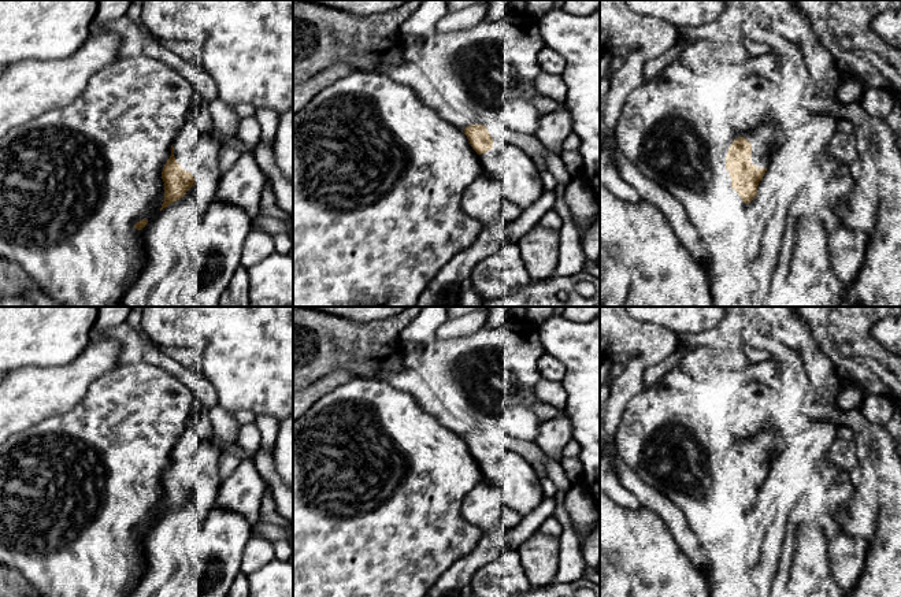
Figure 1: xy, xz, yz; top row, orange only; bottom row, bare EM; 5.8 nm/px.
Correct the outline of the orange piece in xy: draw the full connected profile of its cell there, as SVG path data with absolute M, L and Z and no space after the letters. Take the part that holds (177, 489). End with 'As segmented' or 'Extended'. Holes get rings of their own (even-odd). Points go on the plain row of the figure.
M185 430L162 478L164 509L160 518L182 505L204 483L220 481L215 472L219 455L220 448L214 437L203 440L194 430Z. Extended

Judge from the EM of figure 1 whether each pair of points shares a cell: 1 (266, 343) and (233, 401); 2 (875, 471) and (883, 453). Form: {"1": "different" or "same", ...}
{"1": "same", "2": "same"}

